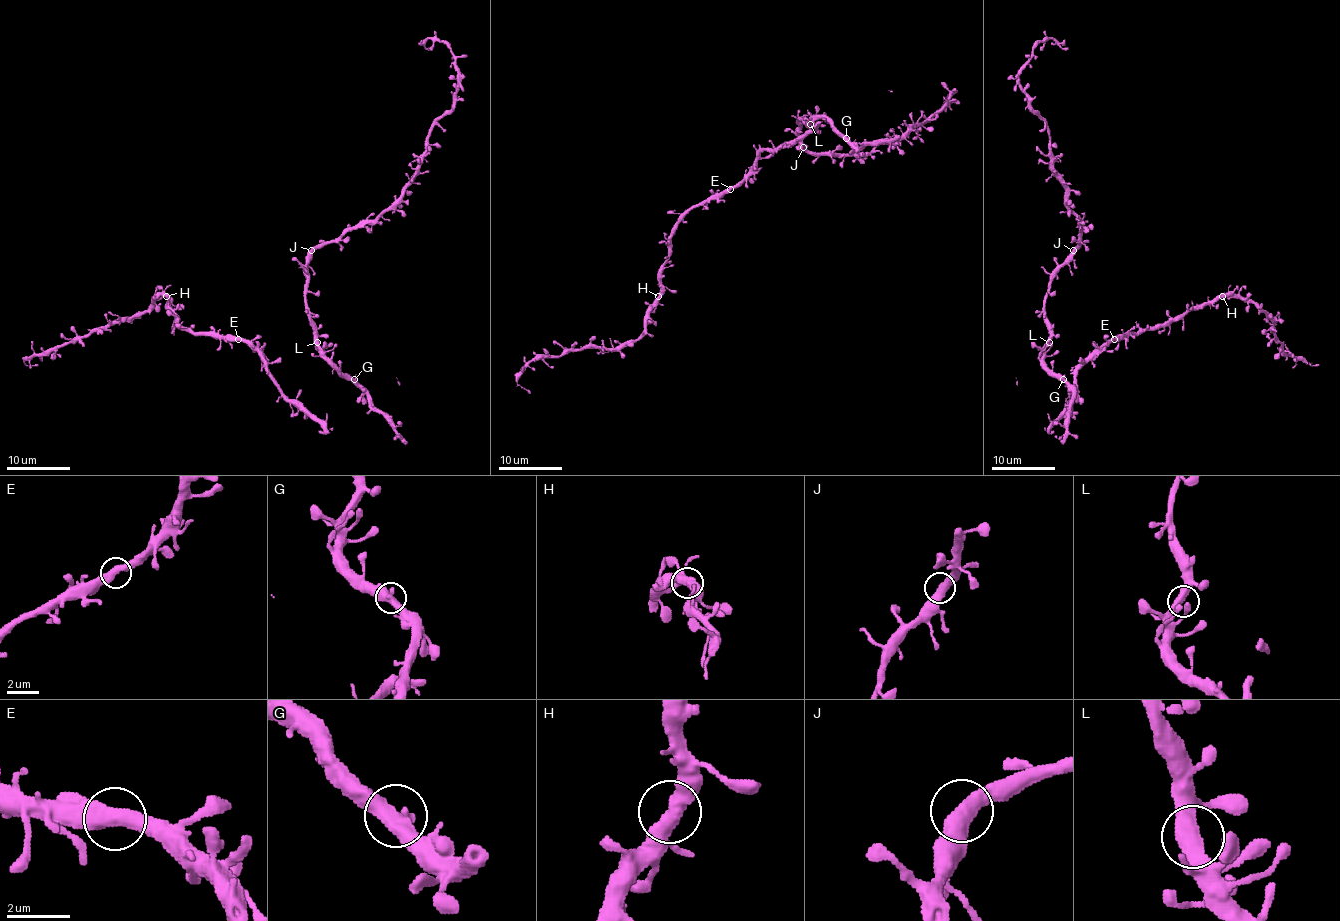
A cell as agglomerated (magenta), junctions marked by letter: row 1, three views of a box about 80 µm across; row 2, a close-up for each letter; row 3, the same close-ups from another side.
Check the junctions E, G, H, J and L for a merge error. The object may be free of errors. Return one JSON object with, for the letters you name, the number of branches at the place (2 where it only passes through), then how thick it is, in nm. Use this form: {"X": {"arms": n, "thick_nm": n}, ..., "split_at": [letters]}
{"split_at": []}

